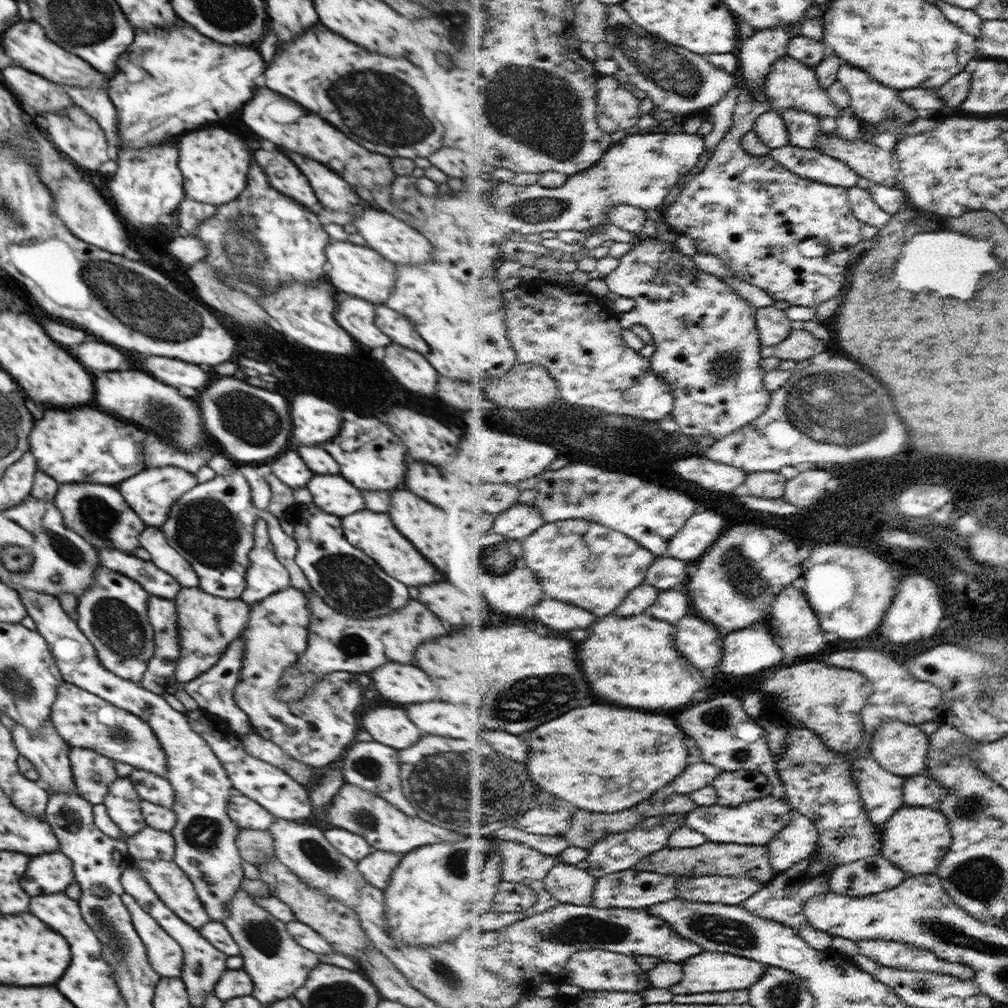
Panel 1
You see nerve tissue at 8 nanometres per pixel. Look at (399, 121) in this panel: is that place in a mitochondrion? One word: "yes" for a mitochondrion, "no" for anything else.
yes

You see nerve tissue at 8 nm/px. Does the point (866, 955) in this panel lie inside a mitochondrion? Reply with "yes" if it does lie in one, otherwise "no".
no

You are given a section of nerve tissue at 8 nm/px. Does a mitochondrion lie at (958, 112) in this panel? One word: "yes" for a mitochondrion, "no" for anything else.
no

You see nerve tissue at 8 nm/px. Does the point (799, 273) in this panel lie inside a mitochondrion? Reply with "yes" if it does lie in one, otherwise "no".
no

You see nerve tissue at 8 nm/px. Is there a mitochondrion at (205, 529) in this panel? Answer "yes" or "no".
yes

